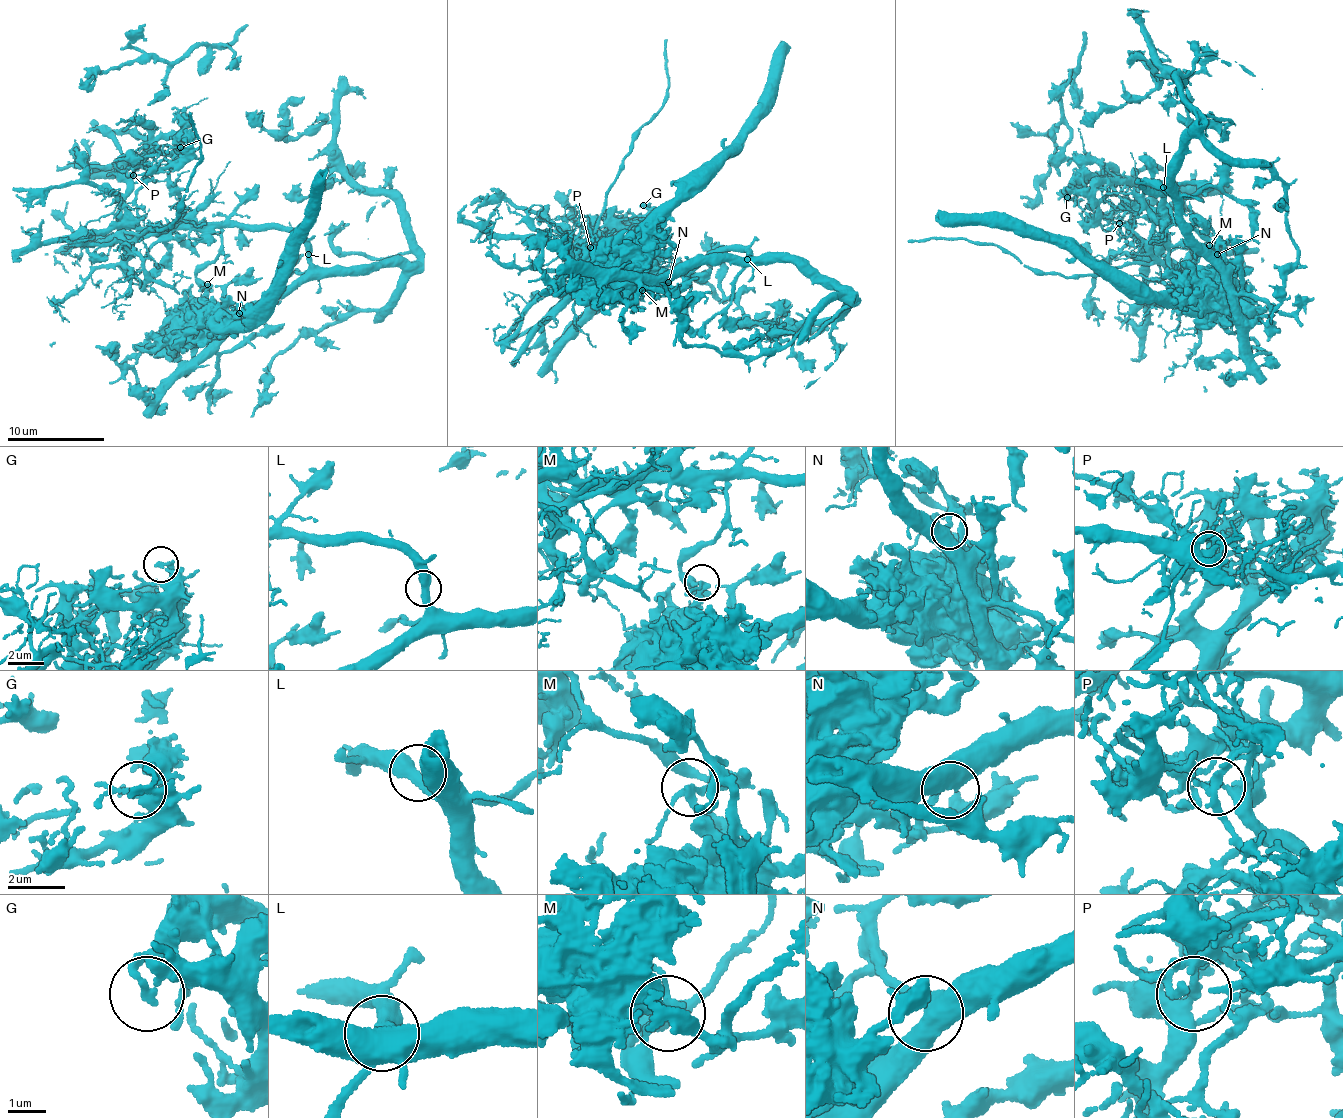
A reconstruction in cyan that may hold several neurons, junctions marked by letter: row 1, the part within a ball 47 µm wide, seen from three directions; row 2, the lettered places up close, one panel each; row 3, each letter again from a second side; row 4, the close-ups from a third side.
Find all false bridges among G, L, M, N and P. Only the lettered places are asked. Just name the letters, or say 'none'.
G, M, P

